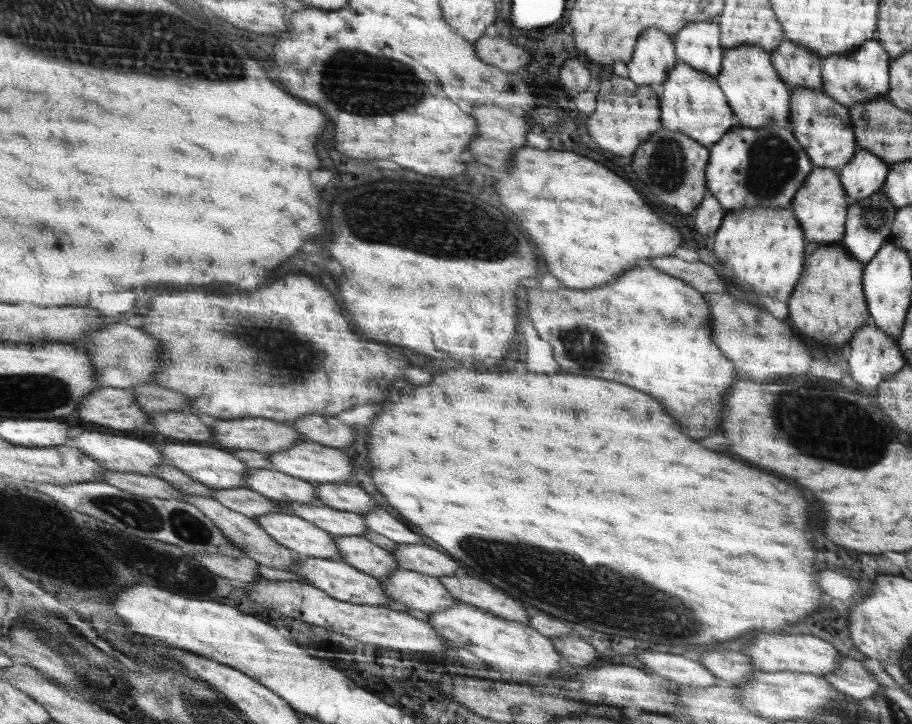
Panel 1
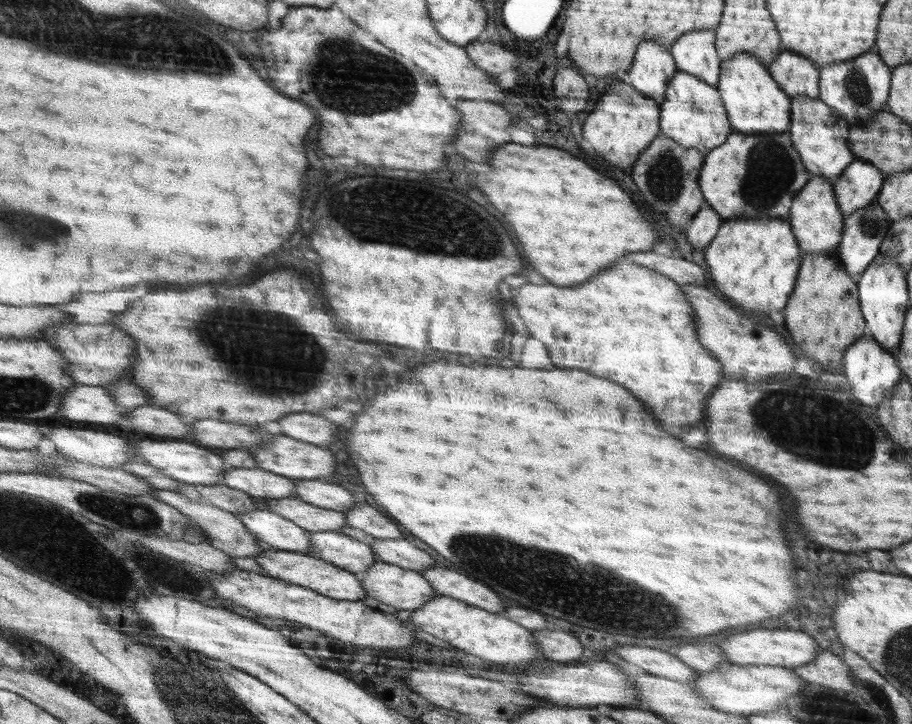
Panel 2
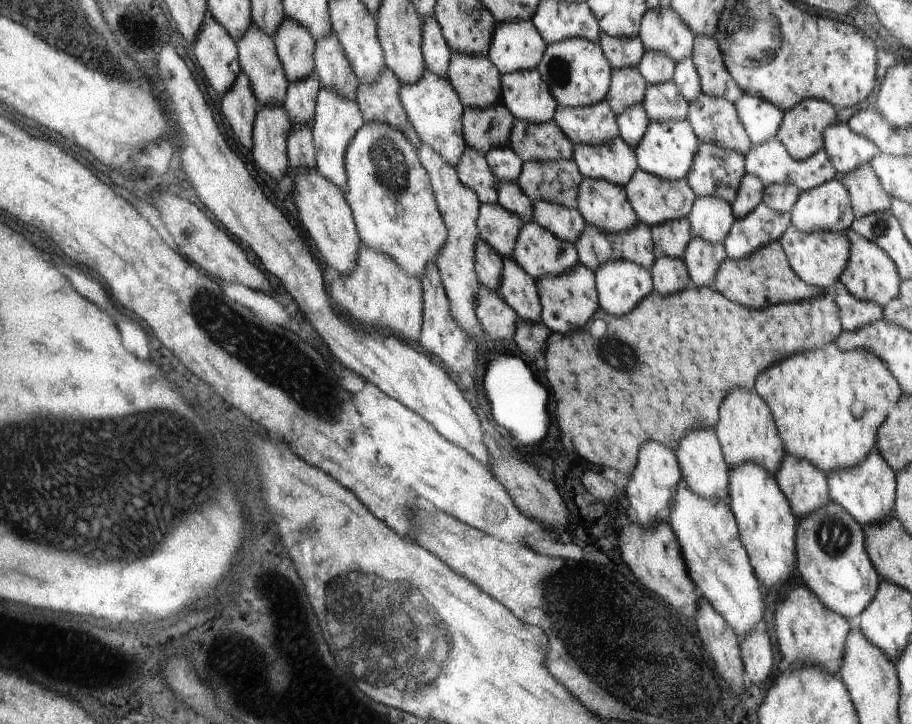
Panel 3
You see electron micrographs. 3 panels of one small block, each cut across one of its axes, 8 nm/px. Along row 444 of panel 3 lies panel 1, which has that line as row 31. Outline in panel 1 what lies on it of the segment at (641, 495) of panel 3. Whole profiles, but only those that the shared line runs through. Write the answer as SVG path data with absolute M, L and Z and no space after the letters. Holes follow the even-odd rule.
M650 28L638 38L638 48L626 63L628 78L639 85L659 87L677 65L675 42L670 35L658 28Z

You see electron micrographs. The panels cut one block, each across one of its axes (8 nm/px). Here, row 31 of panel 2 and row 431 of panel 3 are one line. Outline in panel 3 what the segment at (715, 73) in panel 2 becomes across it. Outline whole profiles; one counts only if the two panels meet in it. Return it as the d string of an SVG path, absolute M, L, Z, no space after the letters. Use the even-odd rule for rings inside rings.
M694 430L686 436L676 450L673 450L680 461L684 484L692 488L698 496L706 496L710 500L729 500L730 468L725 460L724 450L714 430Z

